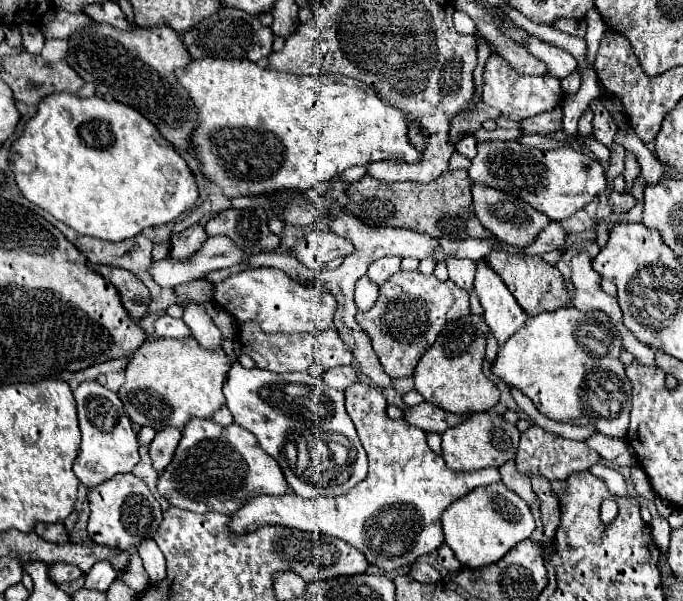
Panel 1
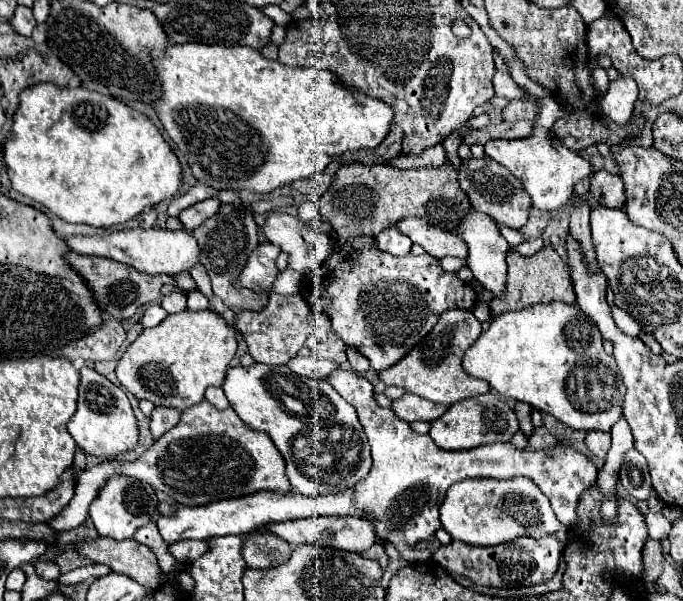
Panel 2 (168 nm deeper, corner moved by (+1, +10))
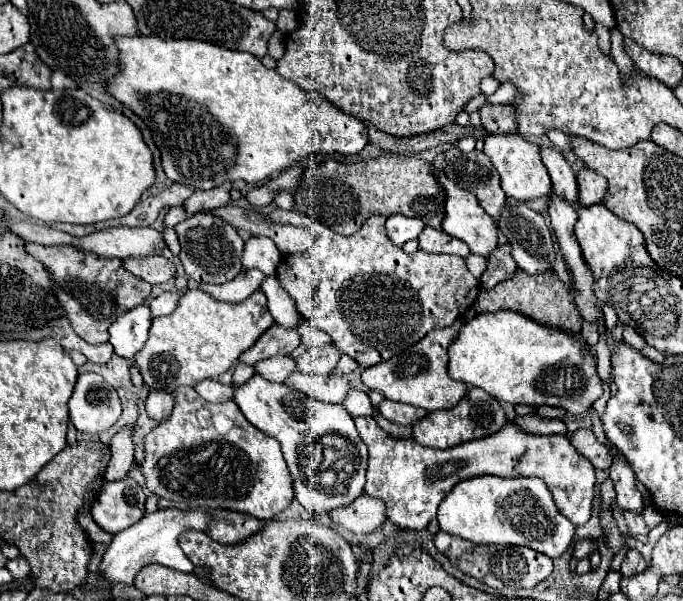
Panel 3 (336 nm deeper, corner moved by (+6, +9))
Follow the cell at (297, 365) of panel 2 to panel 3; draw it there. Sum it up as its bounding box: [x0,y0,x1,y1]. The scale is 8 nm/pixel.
[253,356,297,382]

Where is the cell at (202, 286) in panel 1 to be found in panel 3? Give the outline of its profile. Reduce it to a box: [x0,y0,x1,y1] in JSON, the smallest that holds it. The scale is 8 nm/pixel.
[25,242,151,344]

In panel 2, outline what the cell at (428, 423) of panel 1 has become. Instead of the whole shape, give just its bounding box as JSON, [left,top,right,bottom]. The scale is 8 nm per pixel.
[392,393,448,423]

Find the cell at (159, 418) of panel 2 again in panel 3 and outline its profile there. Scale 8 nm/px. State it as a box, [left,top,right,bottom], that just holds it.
[145,390,175,422]

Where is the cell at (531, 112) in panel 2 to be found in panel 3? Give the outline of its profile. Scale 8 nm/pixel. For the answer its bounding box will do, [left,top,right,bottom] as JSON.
[477,104,517,134]

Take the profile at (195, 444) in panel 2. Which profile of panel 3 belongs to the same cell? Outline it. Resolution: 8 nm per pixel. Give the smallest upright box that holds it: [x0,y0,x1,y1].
[139,388,293,522]

